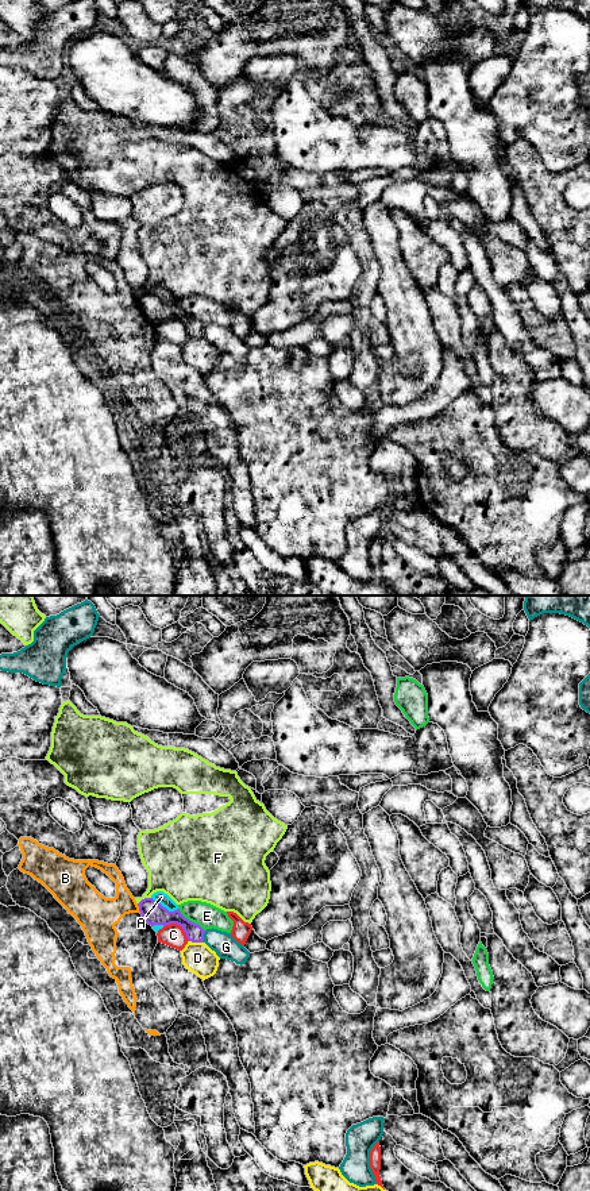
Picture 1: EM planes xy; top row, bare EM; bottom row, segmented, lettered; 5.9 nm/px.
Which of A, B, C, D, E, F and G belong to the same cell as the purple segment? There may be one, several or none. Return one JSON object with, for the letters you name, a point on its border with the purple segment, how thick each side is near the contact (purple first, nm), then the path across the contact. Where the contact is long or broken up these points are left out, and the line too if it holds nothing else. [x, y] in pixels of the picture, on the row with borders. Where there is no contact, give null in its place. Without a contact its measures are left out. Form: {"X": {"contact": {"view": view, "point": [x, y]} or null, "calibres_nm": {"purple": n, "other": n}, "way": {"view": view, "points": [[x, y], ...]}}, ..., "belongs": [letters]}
{"belongs": []}

